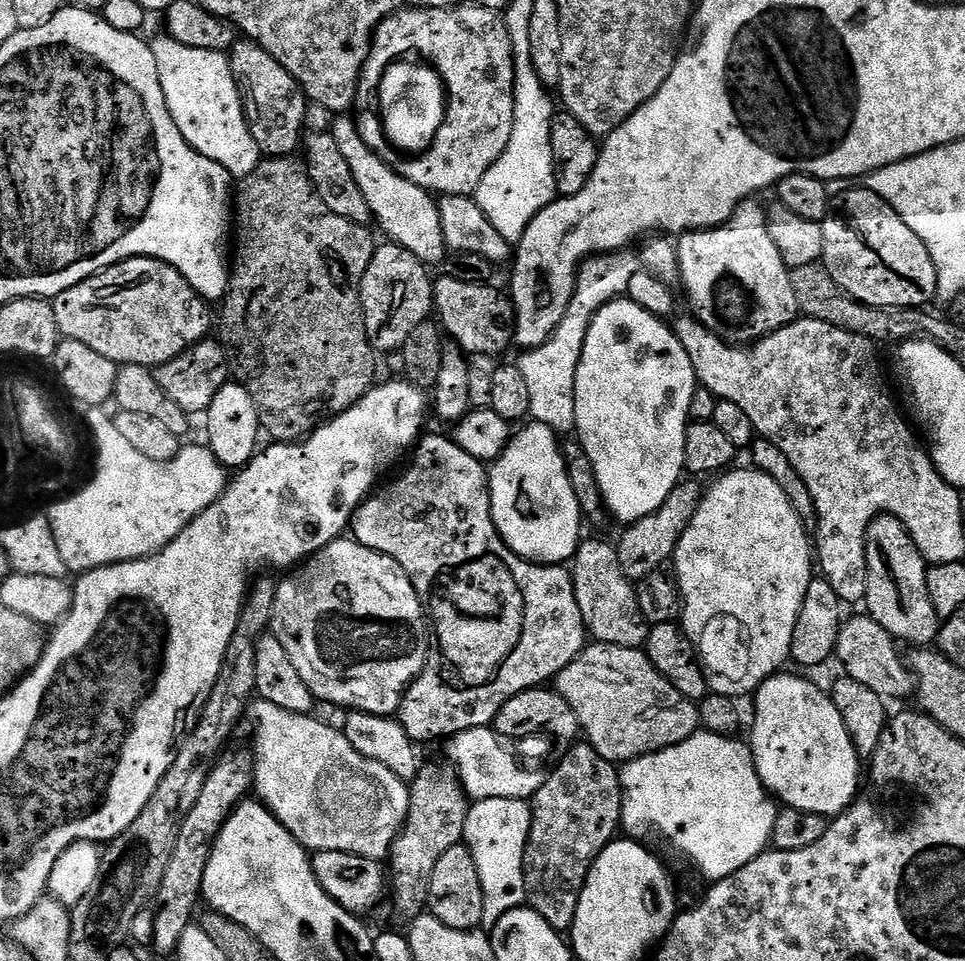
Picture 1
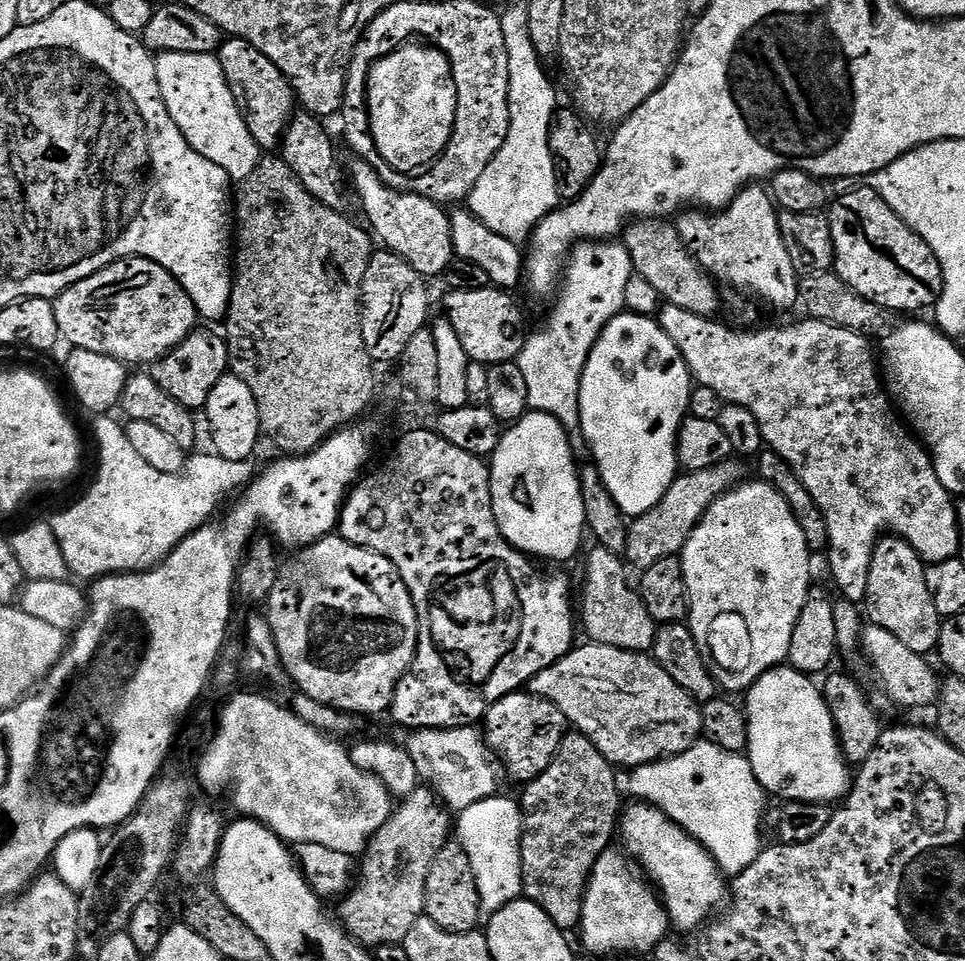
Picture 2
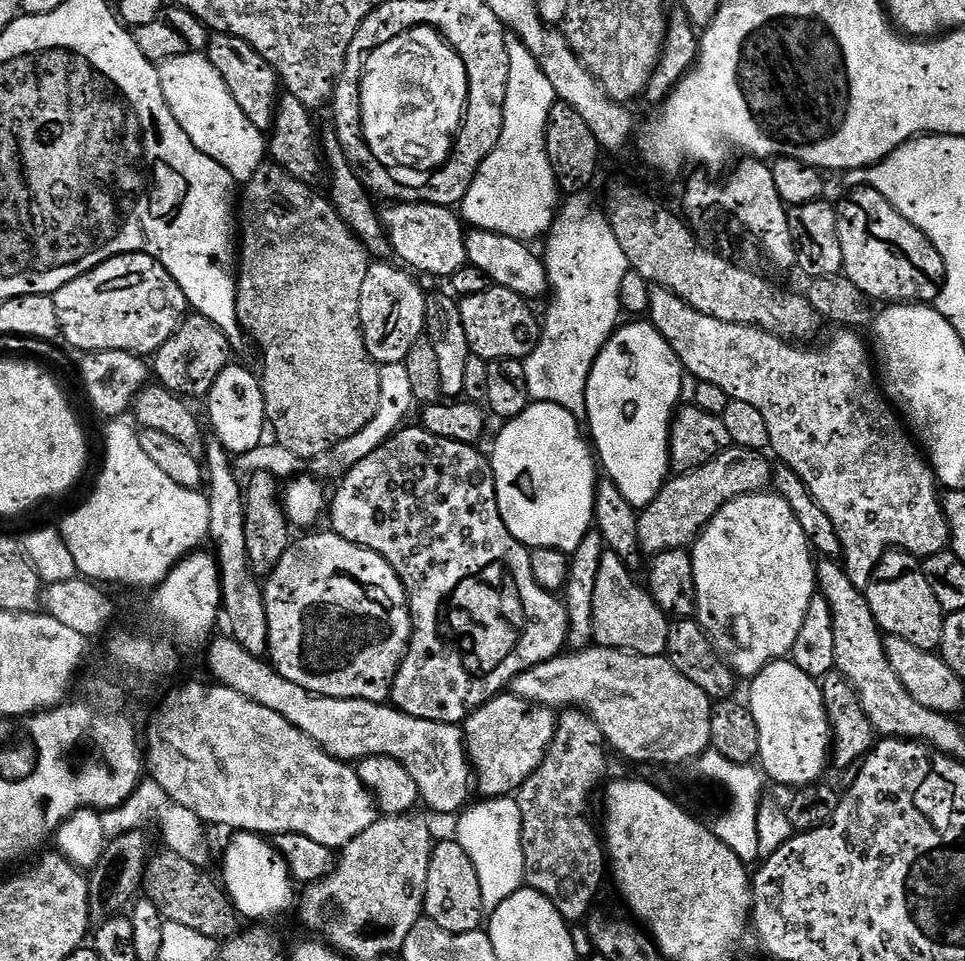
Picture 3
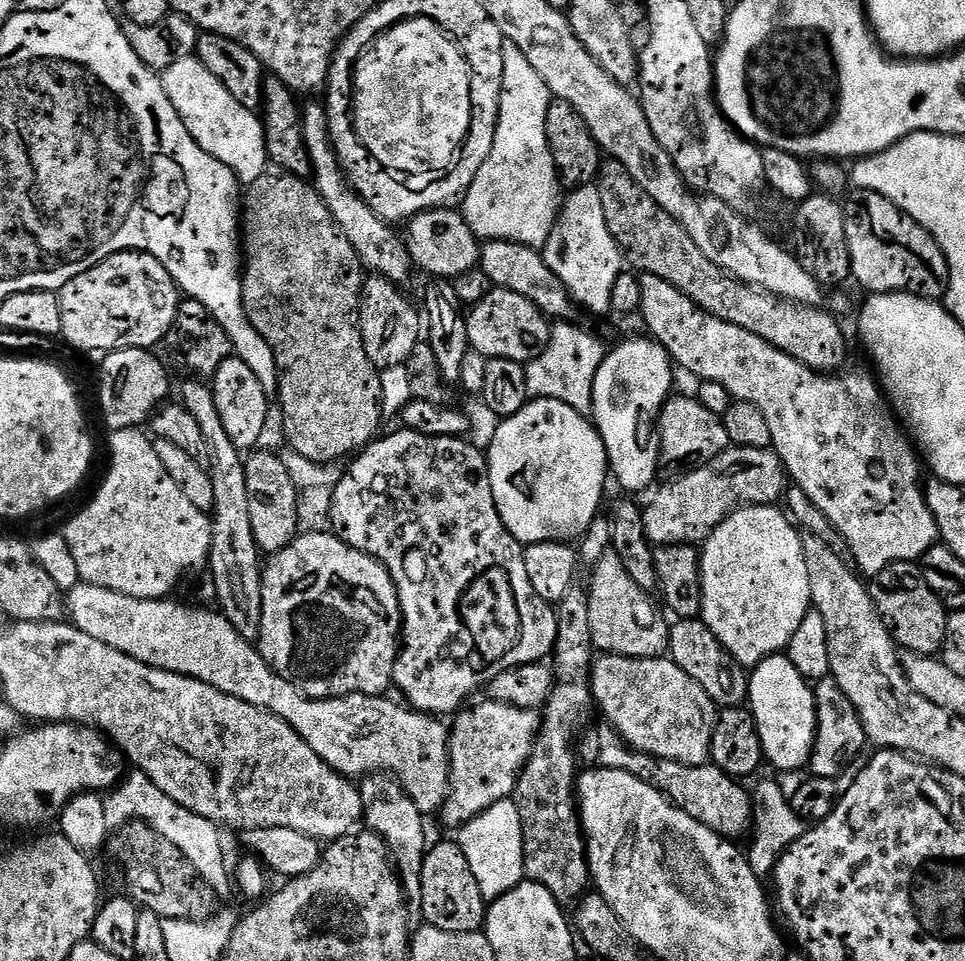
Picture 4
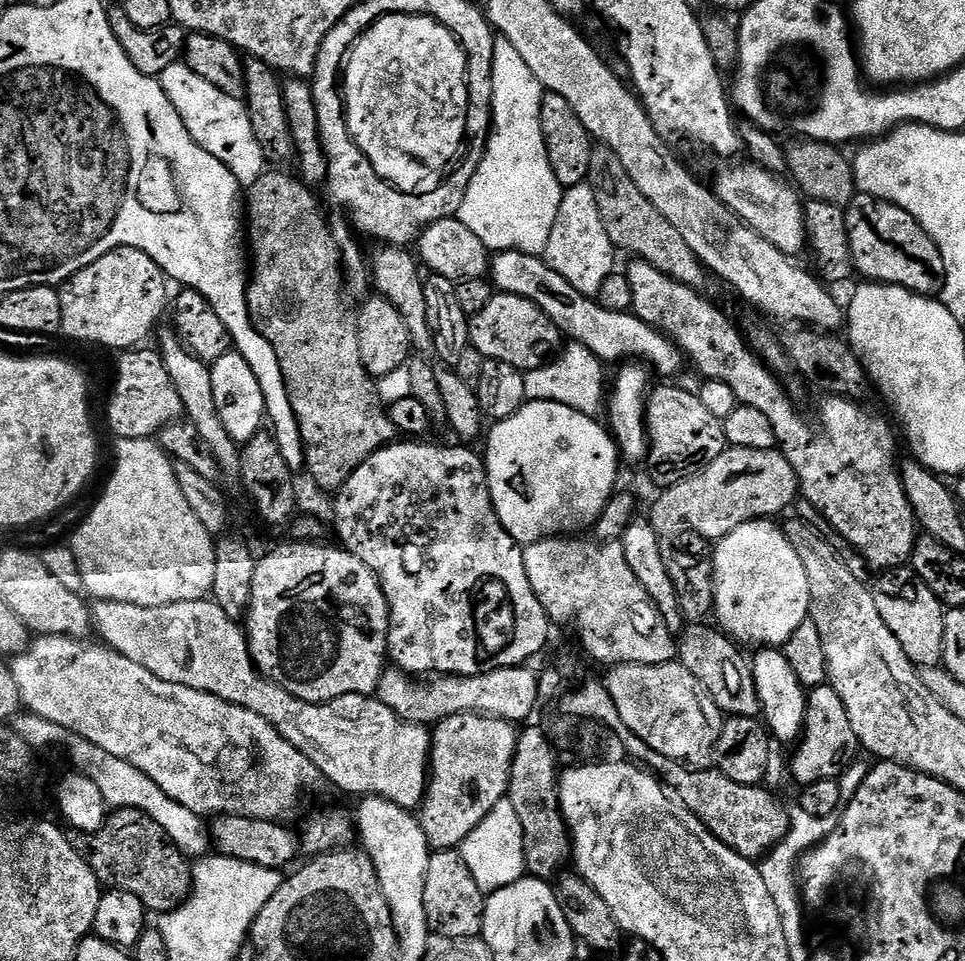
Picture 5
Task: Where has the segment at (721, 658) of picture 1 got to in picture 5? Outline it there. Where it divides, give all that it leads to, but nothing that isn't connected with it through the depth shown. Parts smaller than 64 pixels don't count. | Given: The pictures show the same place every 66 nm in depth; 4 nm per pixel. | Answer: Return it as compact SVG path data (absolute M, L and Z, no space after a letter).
M771 519L748 520L742 526L730 530L730 534L726 534L722 539L715 541L710 552L710 612L713 617L716 615L715 627L740 646L743 646L742 644L760 644L756 646L763 646L768 650L779 649L788 641L790 634L794 634L794 630L798 630L798 626L802 626L809 619L810 582L806 578L806 570L802 566L802 560L798 558L792 543L789 542L785 531L782 528L775 528L772 524L775 523Z

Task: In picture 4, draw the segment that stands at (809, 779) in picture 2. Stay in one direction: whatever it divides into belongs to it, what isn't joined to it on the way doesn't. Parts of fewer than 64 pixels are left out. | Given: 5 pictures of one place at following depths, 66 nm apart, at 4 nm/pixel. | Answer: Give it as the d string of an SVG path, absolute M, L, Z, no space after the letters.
M787 655L767 656L751 669L748 678L748 699L752 716L756 719L760 741L764 747L764 759L780 772L796 772L807 765L812 756L812 743L816 737L816 694L809 681L794 670Z

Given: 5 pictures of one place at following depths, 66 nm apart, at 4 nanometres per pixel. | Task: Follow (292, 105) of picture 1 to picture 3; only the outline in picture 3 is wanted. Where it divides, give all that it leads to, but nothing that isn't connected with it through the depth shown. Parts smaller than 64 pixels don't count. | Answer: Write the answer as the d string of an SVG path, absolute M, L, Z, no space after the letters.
M219 34L213 35L207 41L206 55L208 61L218 70L218 74L222 74L230 94L234 94L234 102L242 106L246 118L250 118L250 122L254 122L260 132L271 133L272 124L278 119L276 95L282 92L282 85L270 62L266 62L266 58L262 58L262 54L258 54L258 50L250 46L250 42L242 42L242 38L237 36Z

